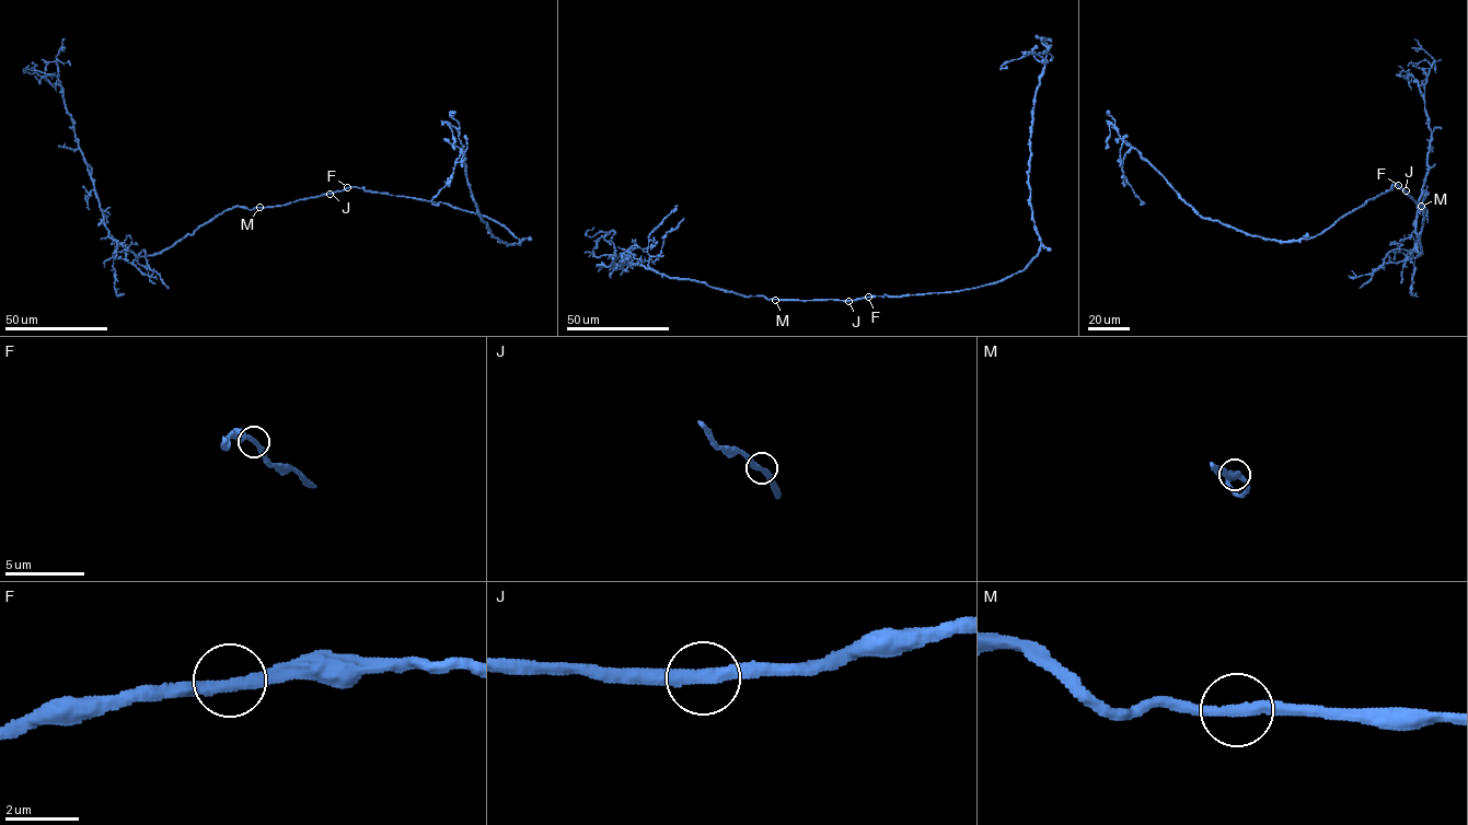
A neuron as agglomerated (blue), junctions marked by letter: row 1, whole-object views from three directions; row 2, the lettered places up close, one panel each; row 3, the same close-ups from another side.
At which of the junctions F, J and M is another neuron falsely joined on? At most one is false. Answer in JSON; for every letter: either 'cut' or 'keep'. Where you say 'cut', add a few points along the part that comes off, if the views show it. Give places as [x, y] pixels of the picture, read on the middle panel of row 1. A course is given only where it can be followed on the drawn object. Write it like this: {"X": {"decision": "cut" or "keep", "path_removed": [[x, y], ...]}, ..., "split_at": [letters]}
{"F": {"decision": "keep"}, "J": {"decision": "keep"}, "M": {"decision": "keep"}, "split_at": []}

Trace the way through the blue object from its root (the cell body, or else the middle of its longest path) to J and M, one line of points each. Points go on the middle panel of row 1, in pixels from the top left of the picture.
J: (868, 298), (848, 301)
M: (868, 298), (775, 300)

